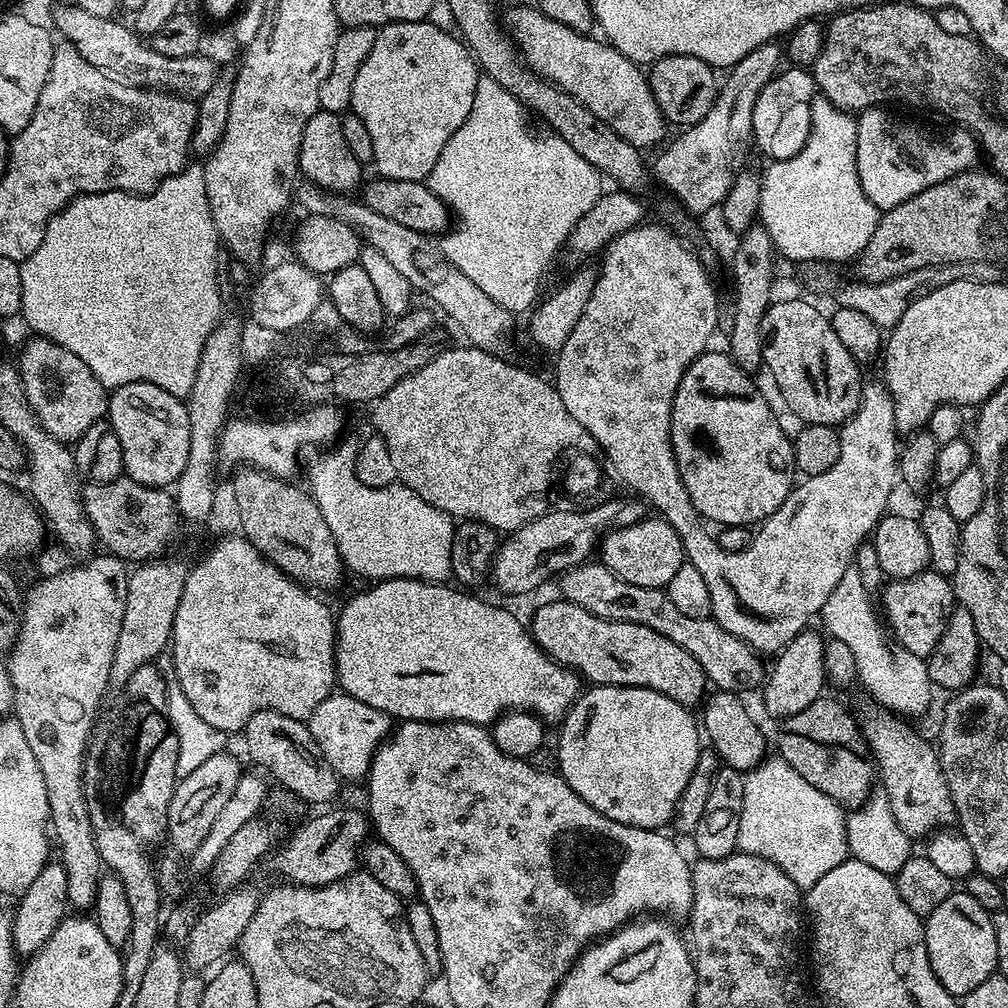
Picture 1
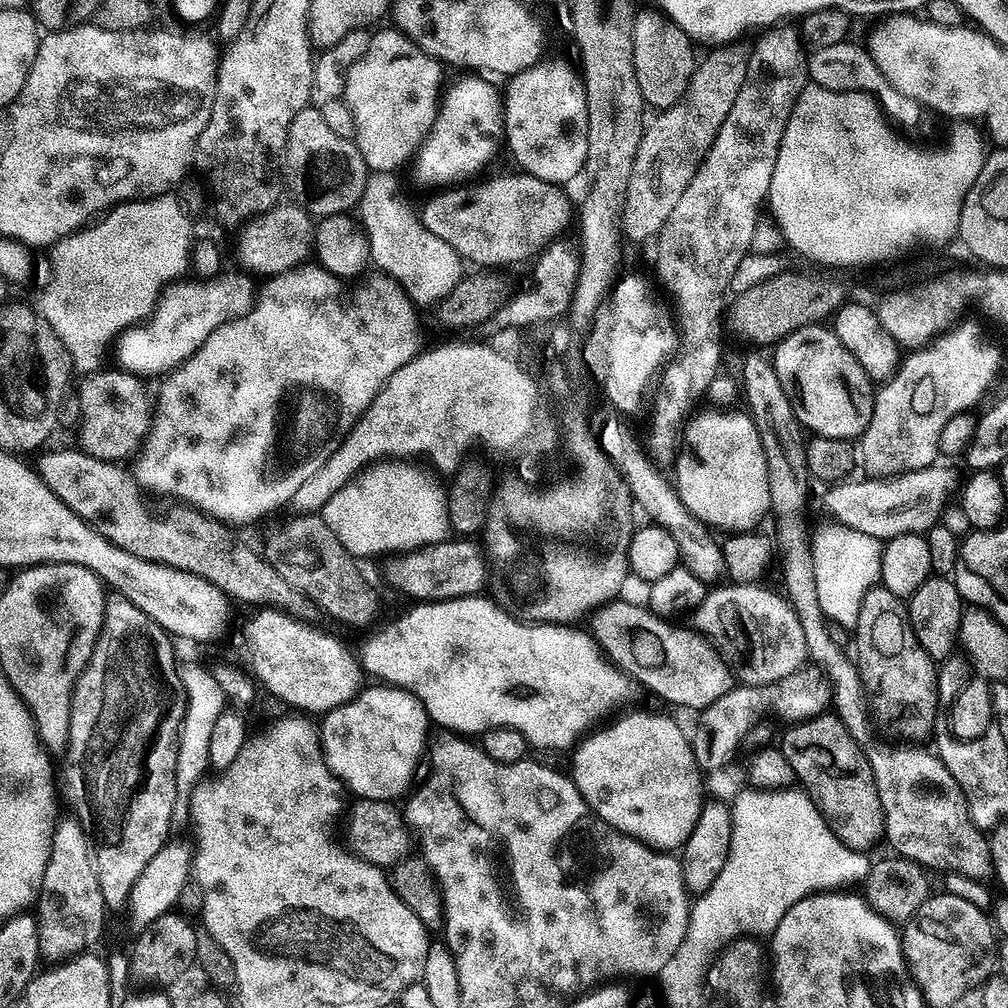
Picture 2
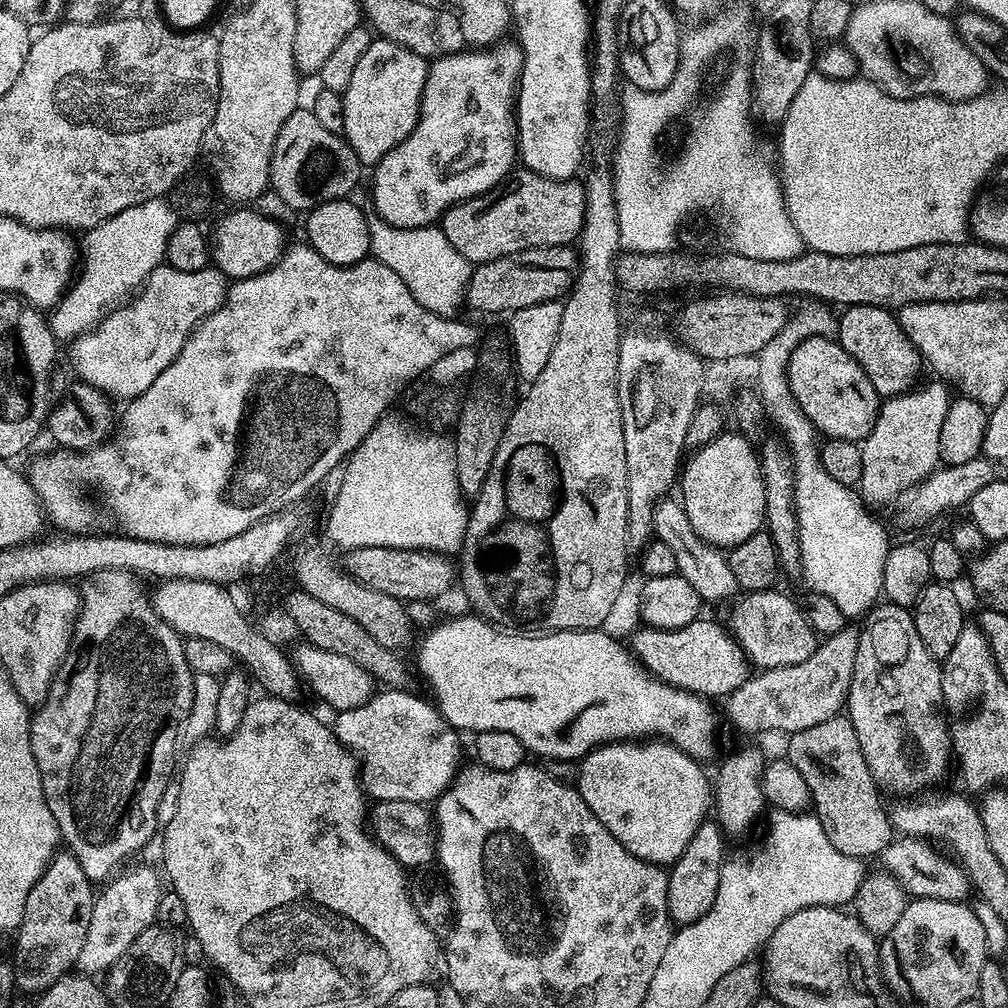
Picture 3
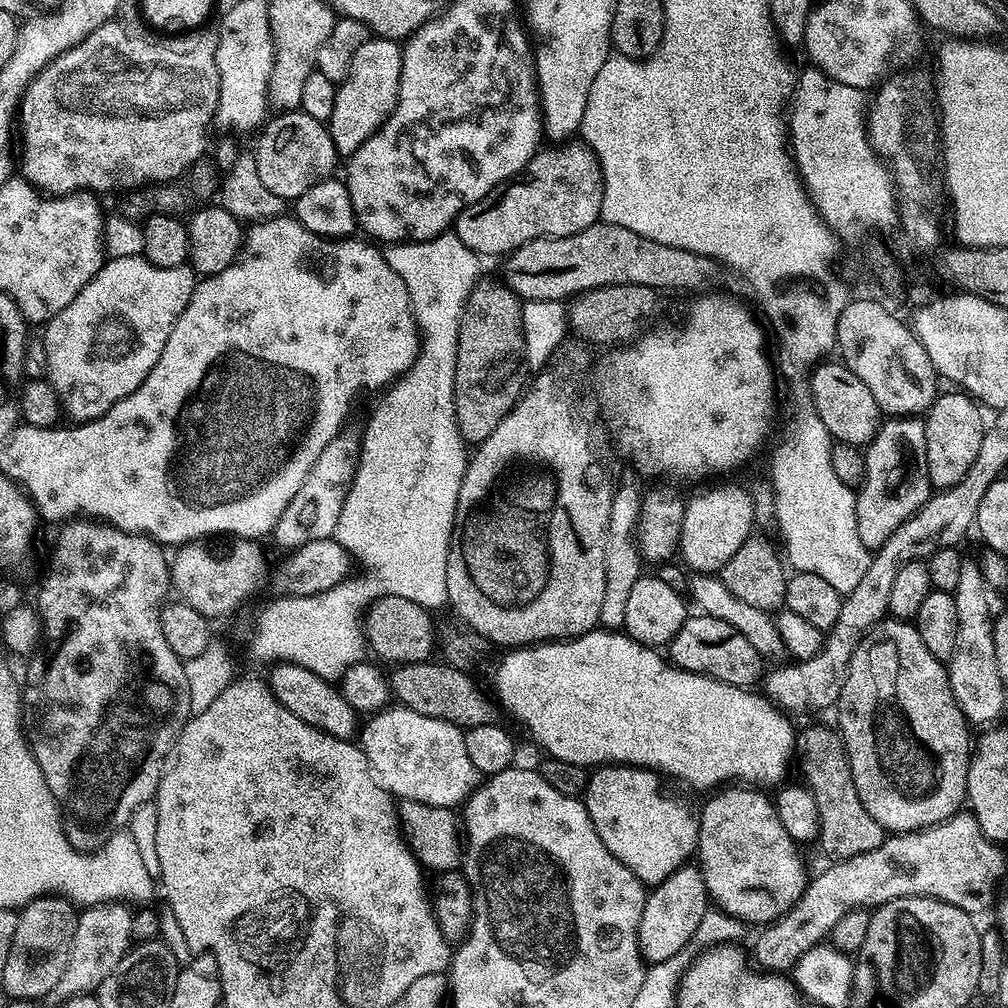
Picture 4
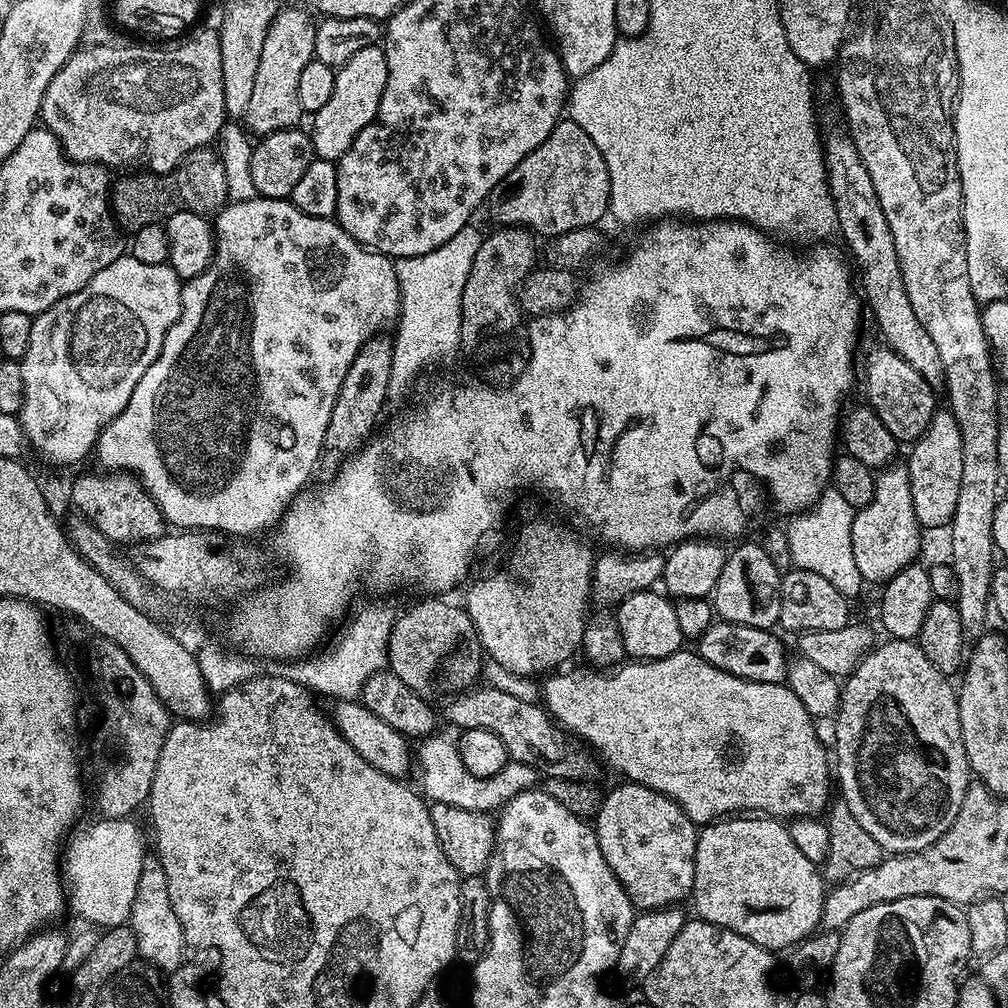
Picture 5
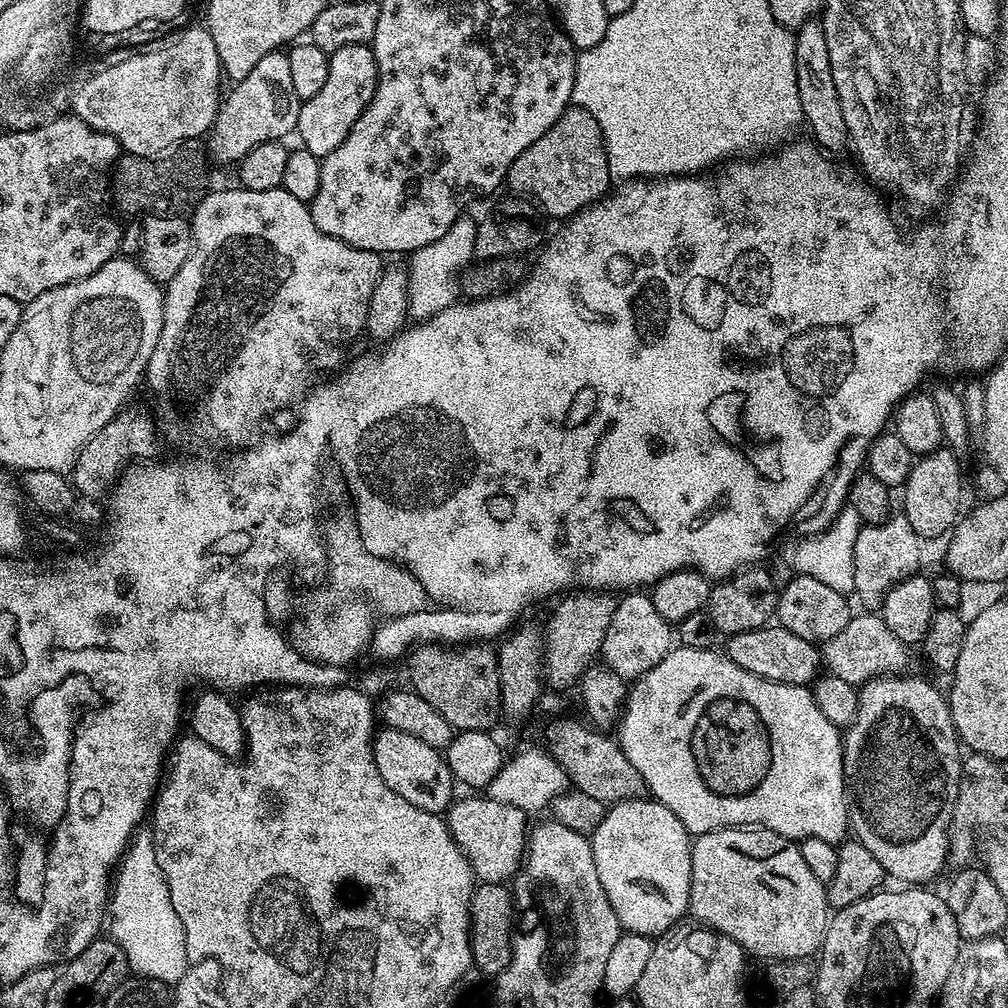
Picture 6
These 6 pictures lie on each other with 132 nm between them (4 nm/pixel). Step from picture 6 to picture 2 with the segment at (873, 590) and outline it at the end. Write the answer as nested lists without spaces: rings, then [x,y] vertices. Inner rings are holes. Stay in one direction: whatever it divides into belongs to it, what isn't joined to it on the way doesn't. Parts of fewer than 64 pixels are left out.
[[[972,320],[958,324],[941,332],[923,347],[909,351],[901,359],[895,374],[875,389],[876,401],[870,426],[866,426],[863,436],[858,440],[858,456],[869,477],[899,476],[902,472],[922,470],[937,463],[941,455],[942,426],[946,426],[954,414],[972,412],[975,404],[987,394],[988,387],[995,382],[1000,372],[999,350],[990,341],[984,340],[982,325]]]

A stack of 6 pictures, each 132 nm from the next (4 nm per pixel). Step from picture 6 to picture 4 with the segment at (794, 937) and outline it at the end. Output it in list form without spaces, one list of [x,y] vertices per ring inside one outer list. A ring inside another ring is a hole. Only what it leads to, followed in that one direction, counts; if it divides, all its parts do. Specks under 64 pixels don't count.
[[[728,786],[709,795],[712,797],[698,812],[698,867],[704,876],[708,899],[724,915],[732,916],[748,926],[767,926],[787,915],[800,901],[810,879],[809,873],[804,873],[804,864],[796,853],[796,841],[786,834],[782,822],[778,822],[775,803],[760,792],[763,791],[752,786]]]

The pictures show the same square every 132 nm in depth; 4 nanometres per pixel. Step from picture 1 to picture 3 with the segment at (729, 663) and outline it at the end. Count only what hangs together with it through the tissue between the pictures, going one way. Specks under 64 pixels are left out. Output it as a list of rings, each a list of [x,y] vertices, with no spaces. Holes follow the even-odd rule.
[[[776,591],[750,592],[741,595],[735,601],[737,604],[732,610],[730,631],[742,646],[744,653],[748,655],[749,661],[760,670],[806,662],[806,658],[814,654],[818,643],[818,637],[808,625],[801,605],[797,601],[795,604],[790,597]]]

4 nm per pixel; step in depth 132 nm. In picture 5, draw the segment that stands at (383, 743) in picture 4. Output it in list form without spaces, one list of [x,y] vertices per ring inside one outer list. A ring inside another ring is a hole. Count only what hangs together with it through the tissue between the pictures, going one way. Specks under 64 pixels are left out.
[[[433,734],[427,738],[421,739],[418,744],[418,751],[415,753],[414,760],[418,765],[418,772],[420,768],[420,784],[419,787],[422,789],[423,795],[427,797],[429,801],[435,802],[437,804],[449,804],[450,806],[458,806],[462,810],[470,810],[471,812],[482,812],[485,814],[495,813],[497,810],[503,808],[504,803],[510,798],[514,798],[518,793],[525,792],[527,788],[533,787],[537,783],[536,779],[538,779],[538,773],[535,768],[530,767],[528,764],[517,764],[515,762],[509,762],[506,766],[502,766],[502,770],[498,770],[498,774],[494,774],[490,778],[478,778],[474,774],[470,774],[470,770],[466,770],[466,766],[462,766],[462,758],[458,754],[458,750],[456,749],[455,743],[450,739],[447,740],[446,737],[440,736],[441,734]]]

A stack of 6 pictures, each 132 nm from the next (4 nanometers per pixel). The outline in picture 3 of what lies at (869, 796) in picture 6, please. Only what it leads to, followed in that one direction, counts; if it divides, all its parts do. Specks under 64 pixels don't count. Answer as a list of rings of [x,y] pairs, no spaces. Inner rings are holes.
[[[880,602],[863,617],[862,623],[864,623],[864,629],[861,627],[858,632],[858,654],[854,658],[854,674],[848,687],[846,715],[850,723],[854,726],[854,734],[858,734],[858,746],[861,747],[862,758],[866,760],[866,766],[872,775],[876,787],[885,793],[888,791],[893,792],[896,796],[914,796],[910,798],[916,798],[920,796],[918,795],[919,792],[924,792],[927,788],[934,787],[947,774],[948,760],[950,764],[954,756],[950,720],[946,715],[944,695],[942,694],[942,668],[938,661],[928,653],[926,646],[922,646],[922,638],[918,638],[918,630],[914,626],[912,614],[909,609],[898,606],[897,604]]]

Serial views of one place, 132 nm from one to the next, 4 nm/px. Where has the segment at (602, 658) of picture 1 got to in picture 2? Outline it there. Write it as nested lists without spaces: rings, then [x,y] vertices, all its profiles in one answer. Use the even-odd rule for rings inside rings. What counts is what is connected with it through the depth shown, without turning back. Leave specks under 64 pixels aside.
[[[624,599],[611,600],[591,613],[590,636],[625,676],[635,683],[637,680],[666,703],[693,710],[710,706],[710,702],[718,702],[722,694],[732,689],[734,677],[711,644],[687,627],[675,628],[672,625],[675,623],[657,616],[643,603],[631,604]]]

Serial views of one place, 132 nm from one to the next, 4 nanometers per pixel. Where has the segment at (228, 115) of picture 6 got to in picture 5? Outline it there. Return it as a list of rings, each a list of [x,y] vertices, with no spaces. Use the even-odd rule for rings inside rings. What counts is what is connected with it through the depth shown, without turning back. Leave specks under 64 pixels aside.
[[[304,6],[281,7],[268,28],[266,42],[262,42],[262,58],[258,58],[258,74],[254,74],[254,91],[250,94],[250,106],[246,113],[247,131],[252,134],[256,132],[257,137],[268,136],[283,128],[294,128],[301,123],[298,77],[316,55],[316,24],[311,15],[313,16],[313,13]]]

